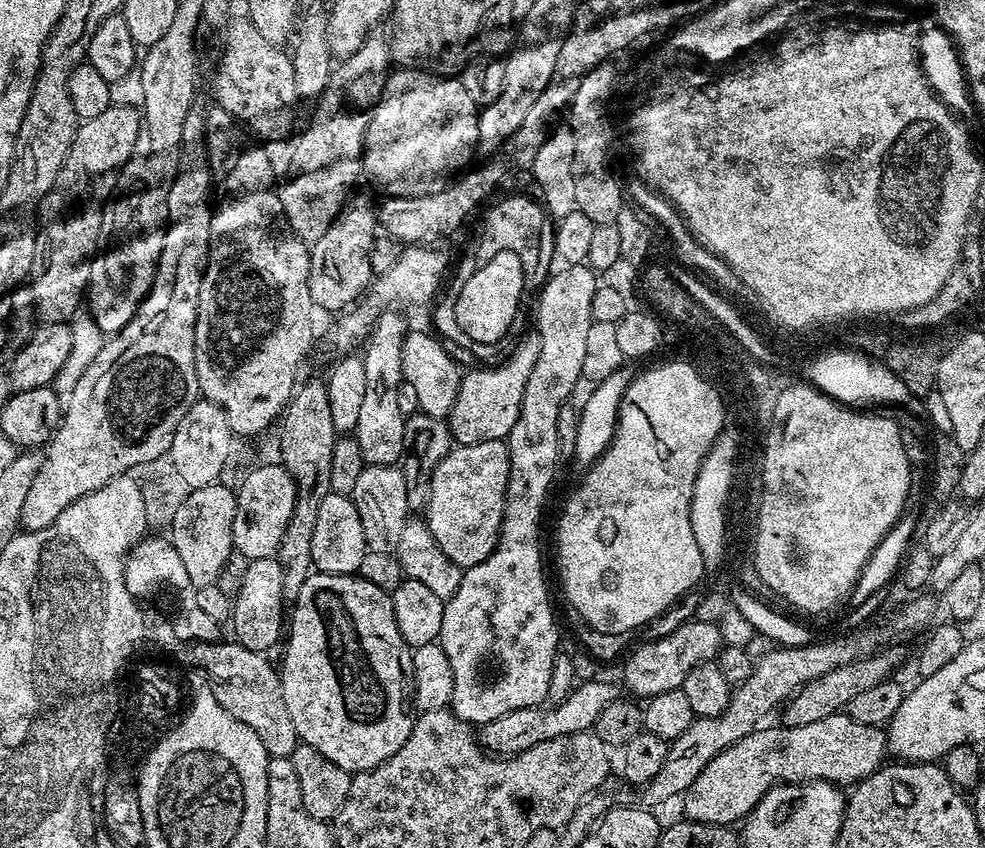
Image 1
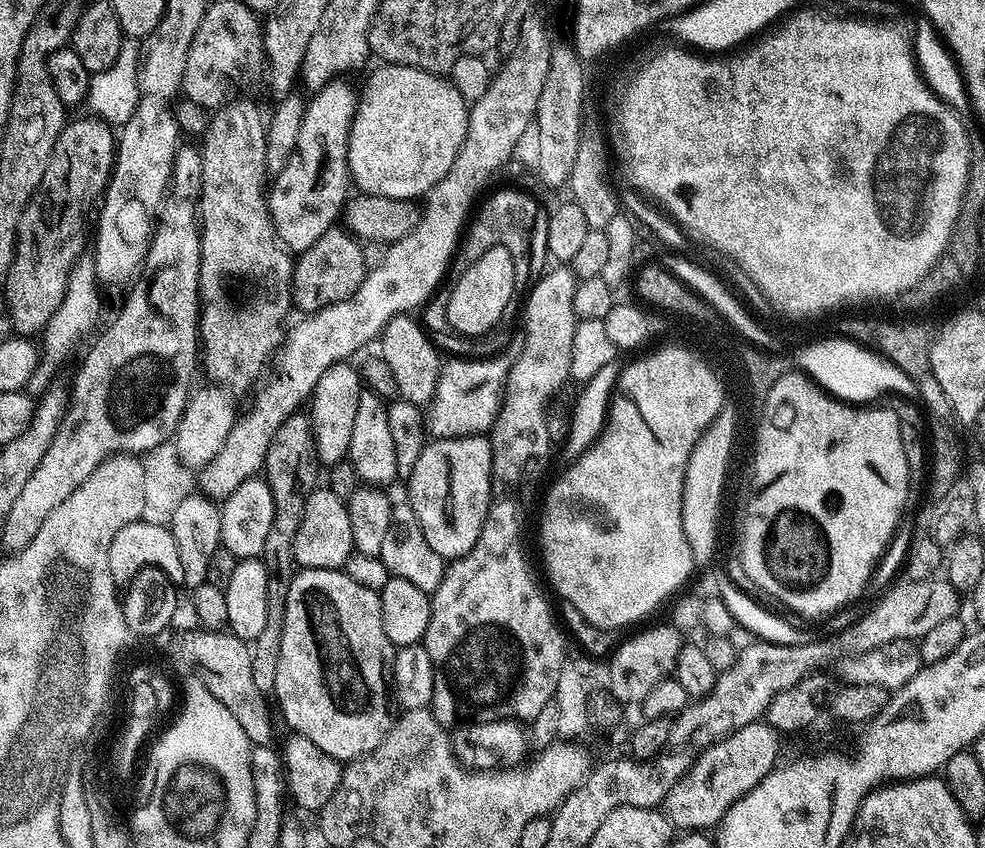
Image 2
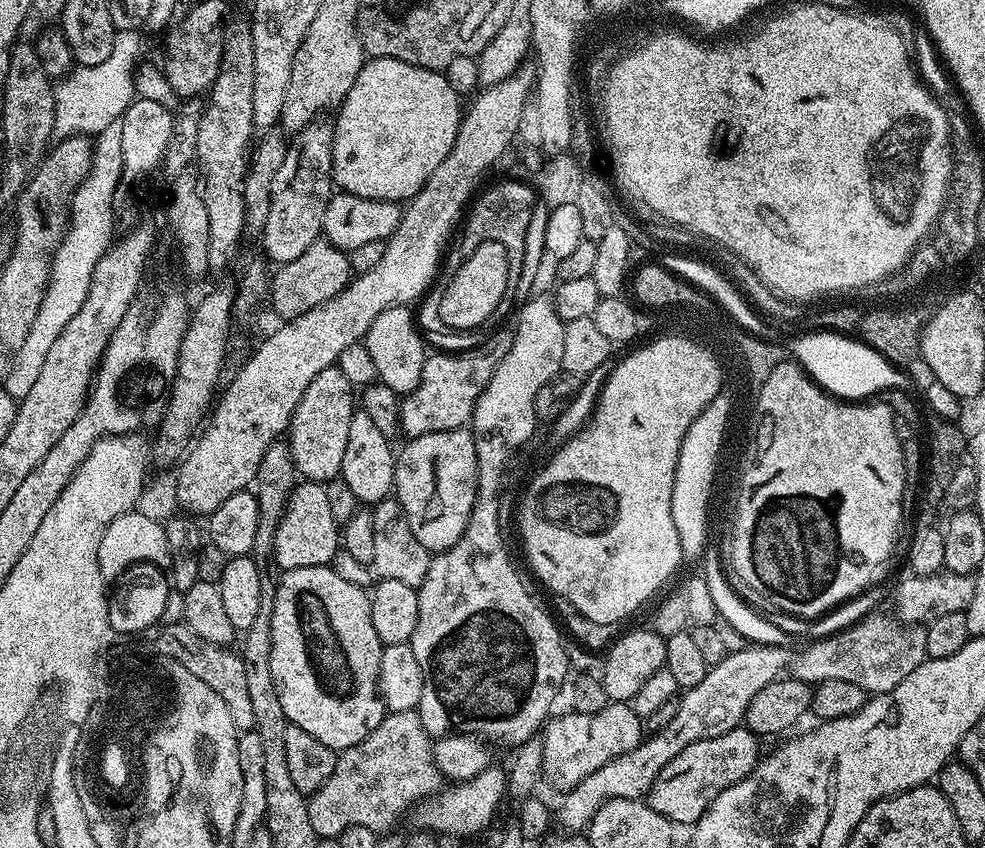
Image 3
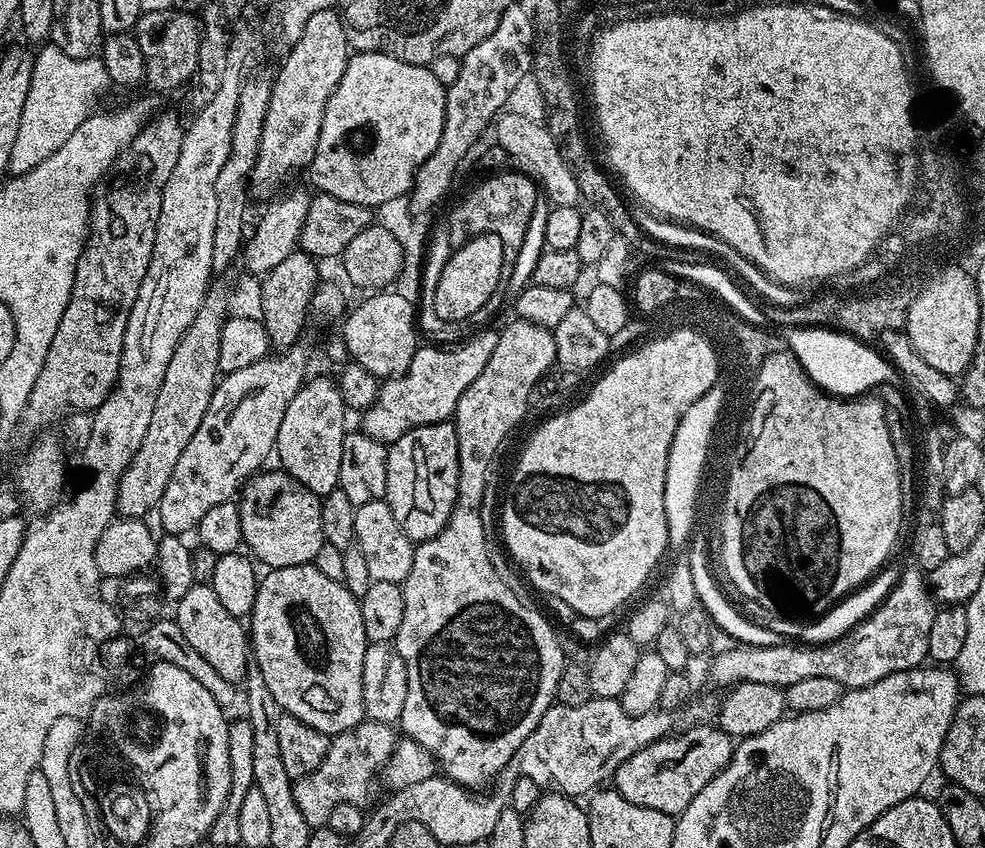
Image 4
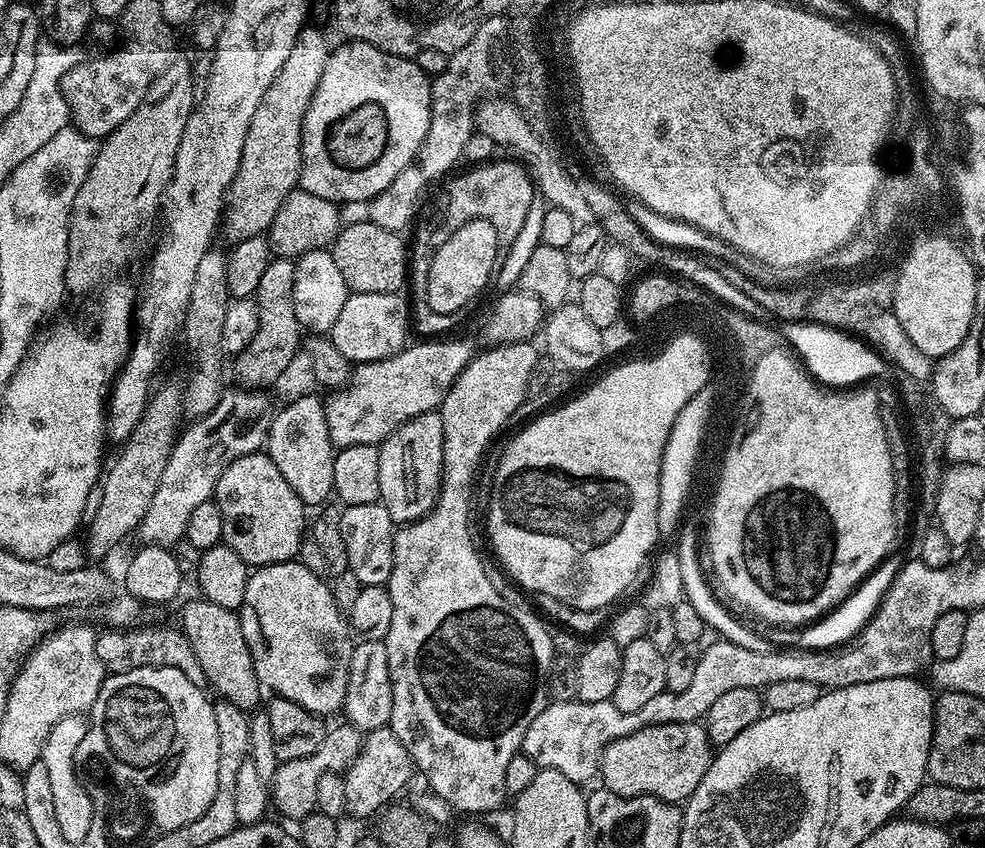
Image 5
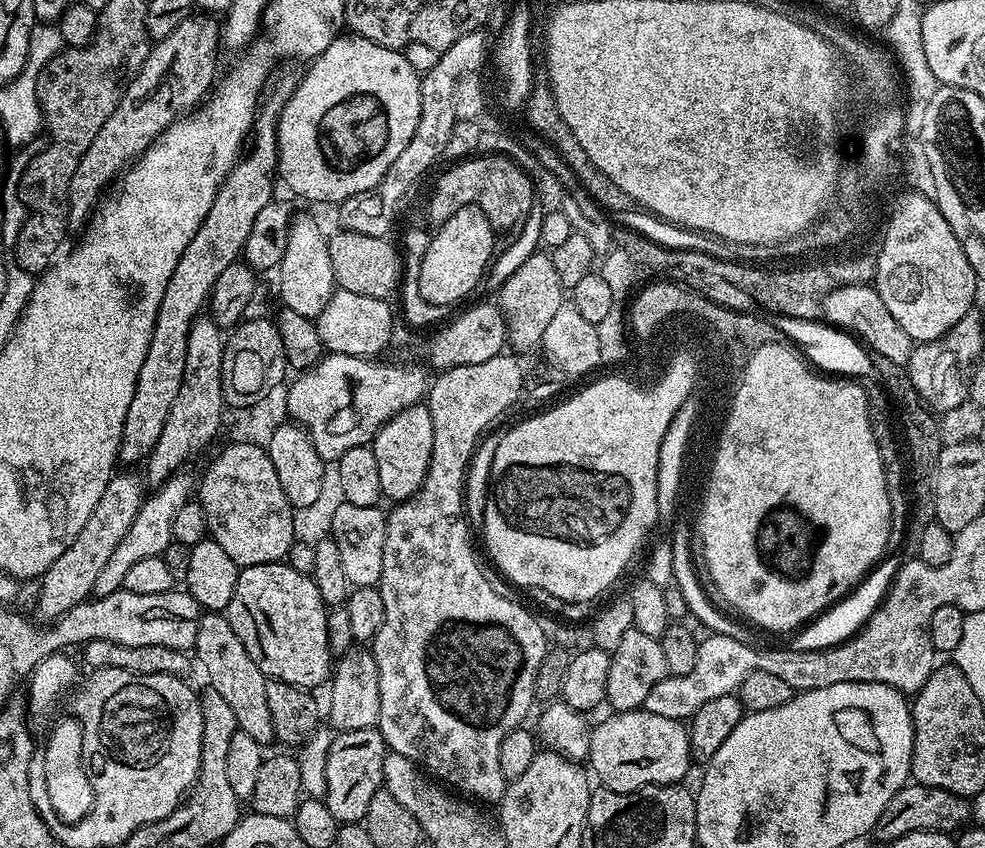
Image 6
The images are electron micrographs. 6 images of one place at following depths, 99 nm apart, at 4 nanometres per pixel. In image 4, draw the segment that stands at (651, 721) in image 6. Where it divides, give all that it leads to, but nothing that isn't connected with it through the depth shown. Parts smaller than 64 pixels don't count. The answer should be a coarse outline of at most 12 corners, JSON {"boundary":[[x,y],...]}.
{"boundary":[[715,723],[626,758],[615,791],[673,818],[728,765]]}

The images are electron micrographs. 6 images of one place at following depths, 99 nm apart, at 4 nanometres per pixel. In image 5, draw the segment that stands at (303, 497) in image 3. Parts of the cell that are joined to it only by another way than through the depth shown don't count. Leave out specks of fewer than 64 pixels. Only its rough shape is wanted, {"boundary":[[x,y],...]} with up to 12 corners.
{"boundary":[[267,451],[230,462],[214,499],[248,565],[299,557],[306,505]]}

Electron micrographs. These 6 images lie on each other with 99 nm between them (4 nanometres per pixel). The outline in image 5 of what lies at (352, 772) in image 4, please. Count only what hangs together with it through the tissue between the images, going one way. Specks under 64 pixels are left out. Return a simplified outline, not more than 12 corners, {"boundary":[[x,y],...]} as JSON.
{"boundary":[[347,722],[324,733],[310,758],[280,762],[270,804],[293,822],[317,811],[318,778],[343,773],[362,733]]}

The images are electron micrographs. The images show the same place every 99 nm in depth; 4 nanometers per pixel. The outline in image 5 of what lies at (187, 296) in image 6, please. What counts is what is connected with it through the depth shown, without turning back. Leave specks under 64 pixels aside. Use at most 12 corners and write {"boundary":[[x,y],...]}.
{"boundary":[[306,26],[250,118],[222,236],[264,236],[298,187],[327,38]]}

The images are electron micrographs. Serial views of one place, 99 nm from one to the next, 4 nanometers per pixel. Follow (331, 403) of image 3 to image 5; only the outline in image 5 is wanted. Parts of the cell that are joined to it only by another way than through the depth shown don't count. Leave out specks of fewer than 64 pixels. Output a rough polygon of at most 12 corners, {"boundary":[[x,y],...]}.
{"boundary":[[300,396],[268,428],[268,457],[306,506],[333,495],[325,401]]}

